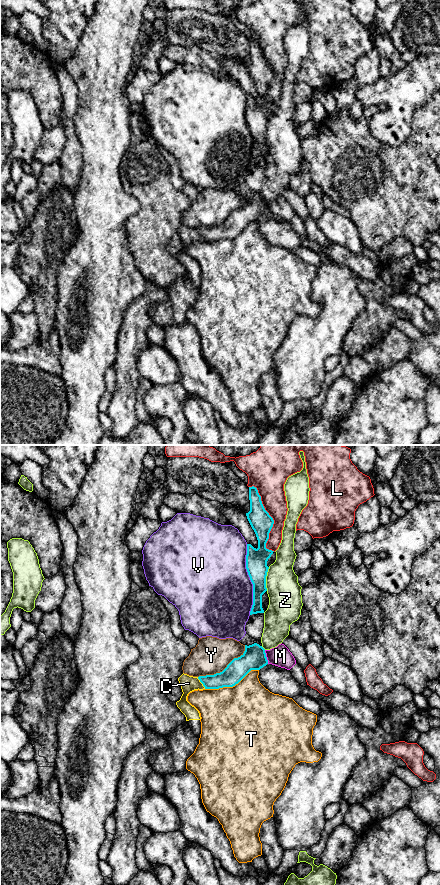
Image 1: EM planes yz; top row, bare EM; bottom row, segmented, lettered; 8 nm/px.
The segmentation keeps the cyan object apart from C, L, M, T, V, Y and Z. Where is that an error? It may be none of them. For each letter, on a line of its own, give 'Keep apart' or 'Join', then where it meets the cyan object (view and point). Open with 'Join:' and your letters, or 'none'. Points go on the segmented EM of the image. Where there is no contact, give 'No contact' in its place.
Join: none
C: Keep apart. Touches cyan at yz (201, 682)
L: Keep apart. Touches cyan at yz (272, 518)
M: Keep apart. Touches cyan at yz (266, 657)
T: Keep apart. Touches cyan at yz (231, 686)
V: Keep apart. Touches cyan at yz (250, 579)
Y: Keep apart. Touches cyan at yz (225, 668)
Z: Keep apart. Touches cyan at yz (265, 579)

